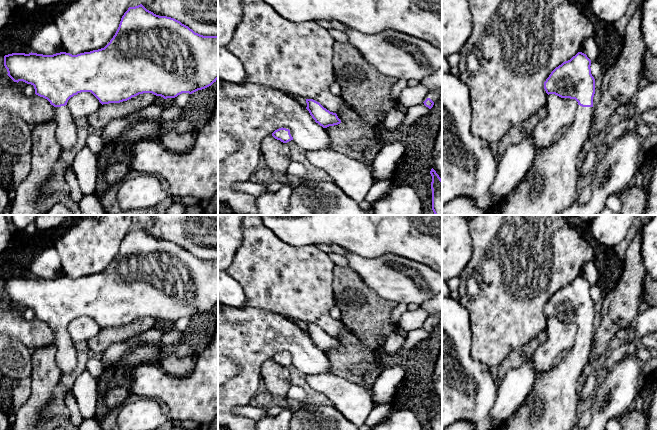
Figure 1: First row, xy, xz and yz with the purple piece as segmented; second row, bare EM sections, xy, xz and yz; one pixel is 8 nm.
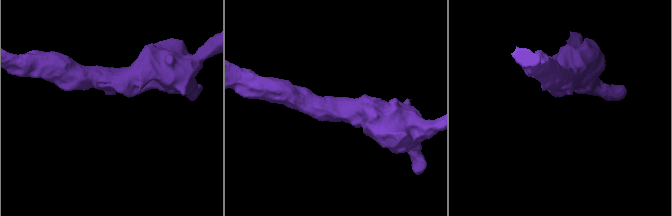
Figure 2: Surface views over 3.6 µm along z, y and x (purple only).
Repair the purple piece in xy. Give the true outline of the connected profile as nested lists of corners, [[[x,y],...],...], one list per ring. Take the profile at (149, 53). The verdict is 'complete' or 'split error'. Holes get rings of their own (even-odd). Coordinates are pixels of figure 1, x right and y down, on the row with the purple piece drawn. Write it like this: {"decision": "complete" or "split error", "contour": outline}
{"decision": "split error", "contour": [[[142,4],[129,7],[121,18],[119,27],[110,42],[101,49],[72,55],[60,52],[53,55],[37,53],[12,53],[4,56],[8,76],[34,86],[35,94],[47,99],[54,106],[57,125],[56,139],[62,151],[72,149],[78,139],[77,126],[67,107],[68,100],[81,92],[91,92],[103,104],[120,103],[143,93],[152,93],[164,99],[175,98],[182,93],[192,94],[211,86],[218,79],[218,36],[195,33],[180,21],[159,16]]]}

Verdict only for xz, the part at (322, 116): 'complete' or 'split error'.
complete

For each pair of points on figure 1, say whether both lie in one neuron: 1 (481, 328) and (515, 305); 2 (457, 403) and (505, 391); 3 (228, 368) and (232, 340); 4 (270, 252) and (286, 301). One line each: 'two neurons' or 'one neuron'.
1: one neuron
2: two neurons
3: two neurons
4: one neuron

